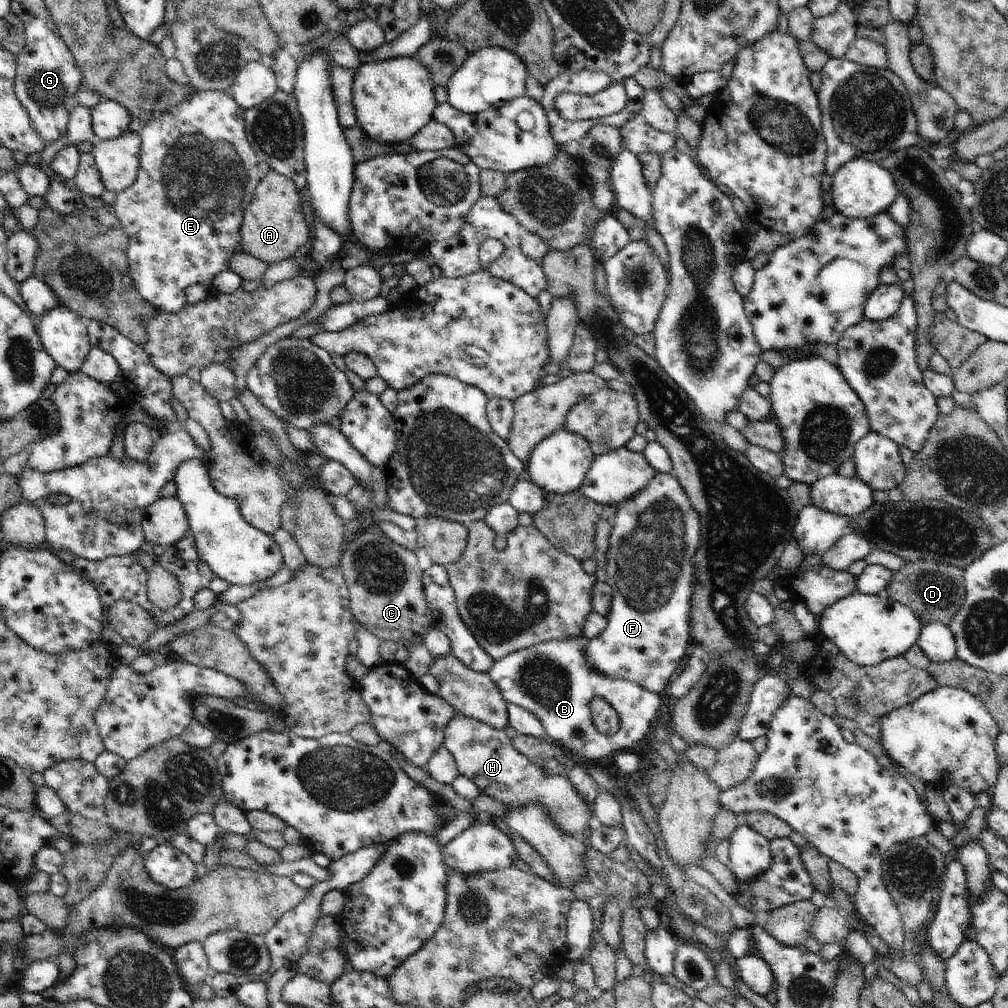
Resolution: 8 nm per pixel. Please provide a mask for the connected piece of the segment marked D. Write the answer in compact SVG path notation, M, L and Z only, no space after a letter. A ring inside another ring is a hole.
M914 561L893 573L892 582L887 586L884 595L913 610L922 626L932 621L940 621L944 626L950 626L952 617L960 610L965 599L964 573L964 569L954 565L936 561Z

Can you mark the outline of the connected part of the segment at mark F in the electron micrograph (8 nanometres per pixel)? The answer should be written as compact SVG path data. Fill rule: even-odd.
M658 473L644 490L618 505L612 520L605 580L615 593L606 628L586 644L585 659L590 669L611 679L626 679L659 695L665 693L670 680L680 671L692 642L690 609L695 568L691 560L700 538L698 517L679 480L671 473Z

